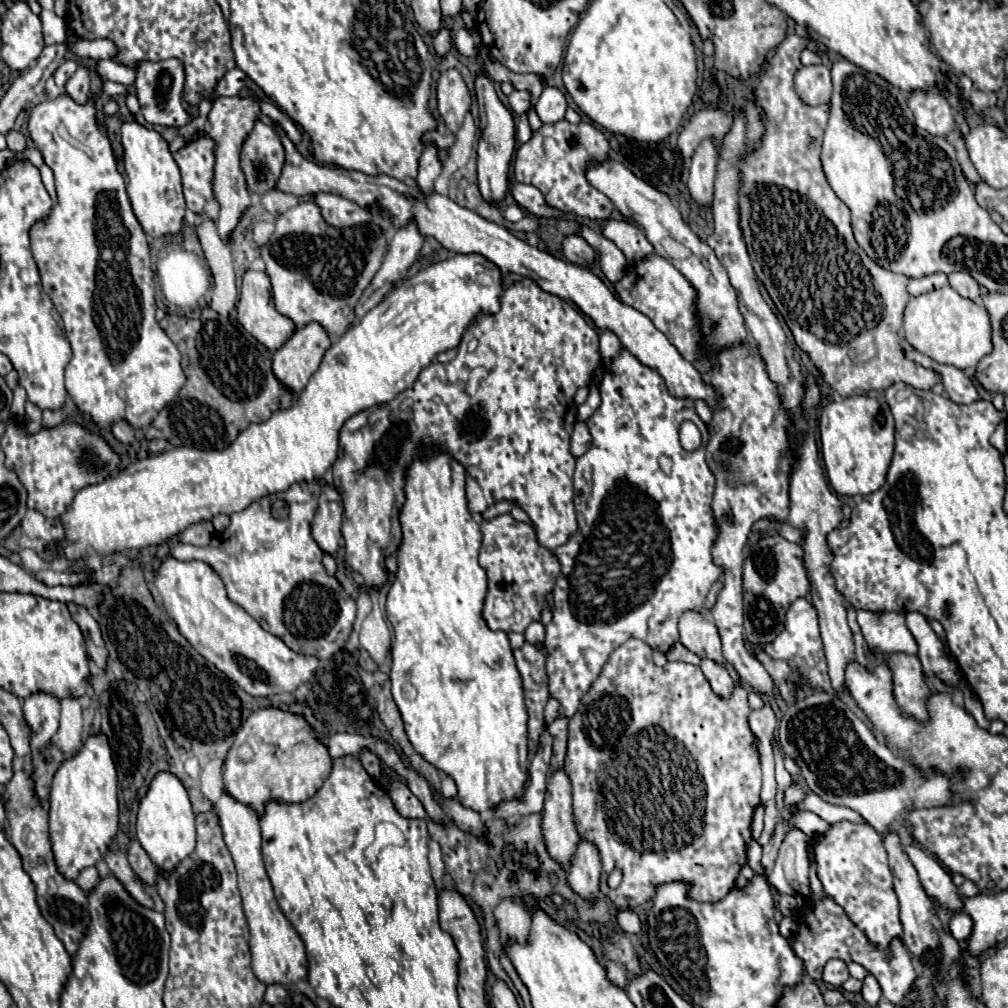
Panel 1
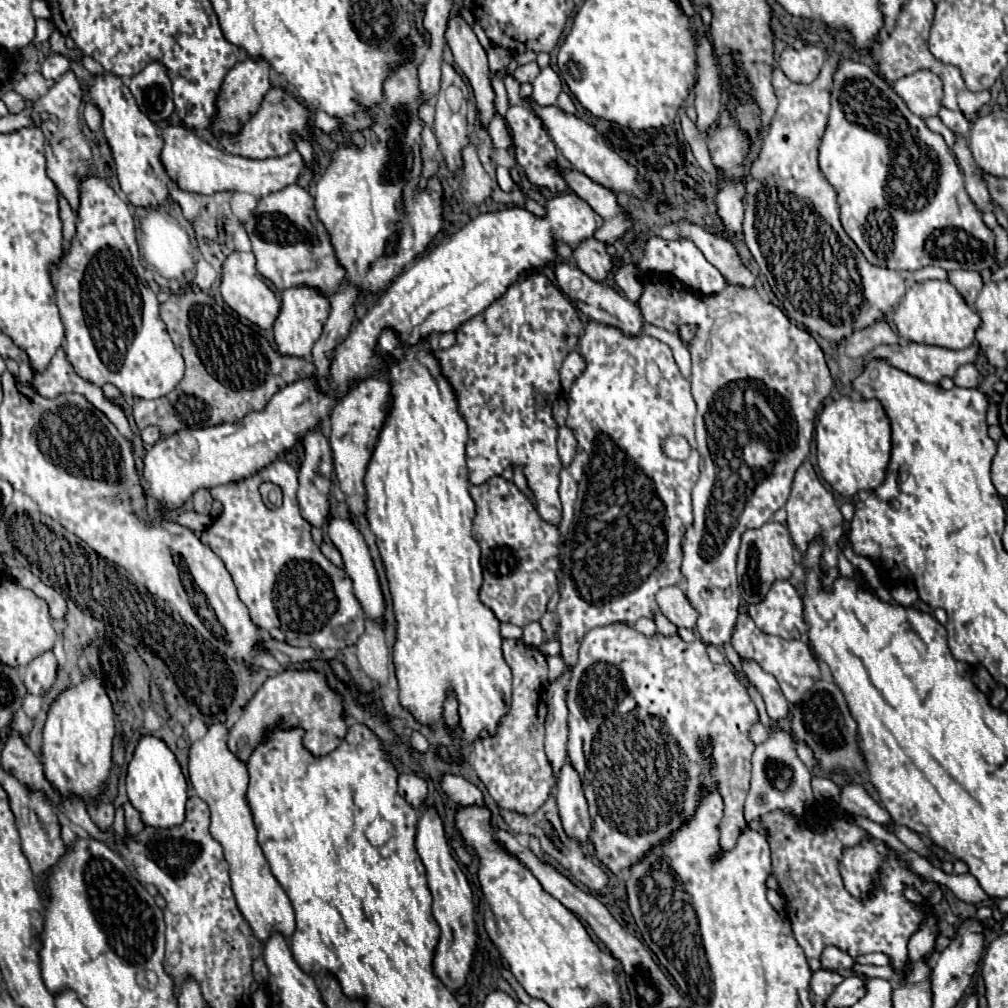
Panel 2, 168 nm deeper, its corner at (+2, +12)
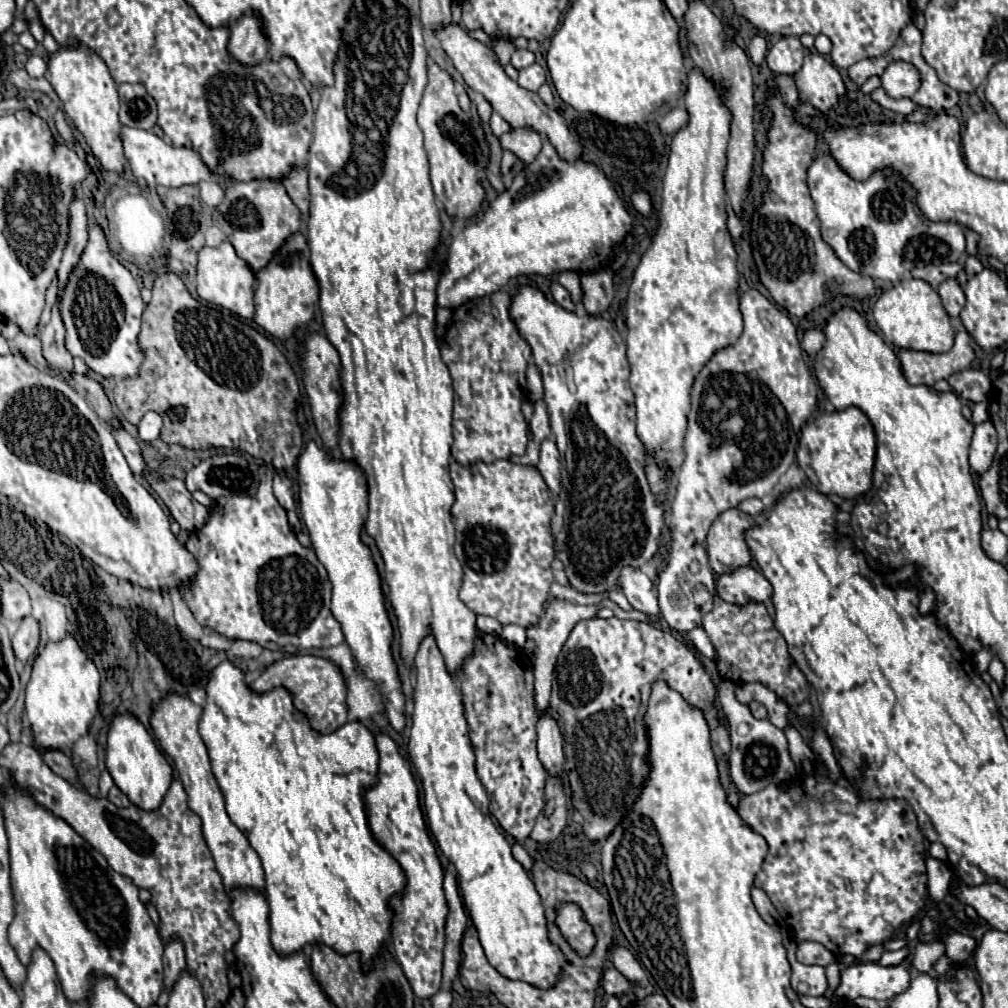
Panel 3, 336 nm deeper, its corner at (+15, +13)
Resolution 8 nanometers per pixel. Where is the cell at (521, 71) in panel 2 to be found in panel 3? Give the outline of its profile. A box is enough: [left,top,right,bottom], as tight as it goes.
[511,49,535,69]

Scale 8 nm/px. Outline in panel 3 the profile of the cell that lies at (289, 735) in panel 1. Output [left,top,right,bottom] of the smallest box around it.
[253,655,347,733]

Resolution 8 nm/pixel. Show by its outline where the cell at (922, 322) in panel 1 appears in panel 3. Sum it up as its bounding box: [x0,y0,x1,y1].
[873,279,955,353]

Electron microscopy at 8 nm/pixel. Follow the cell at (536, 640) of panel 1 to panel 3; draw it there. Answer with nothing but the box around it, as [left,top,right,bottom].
[501,625,527,649]

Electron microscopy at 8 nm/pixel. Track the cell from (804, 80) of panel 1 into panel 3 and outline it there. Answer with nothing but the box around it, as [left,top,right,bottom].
[765,35,805,75]

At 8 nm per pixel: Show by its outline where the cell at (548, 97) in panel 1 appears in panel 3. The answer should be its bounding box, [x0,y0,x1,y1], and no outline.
[517,63,545,91]

